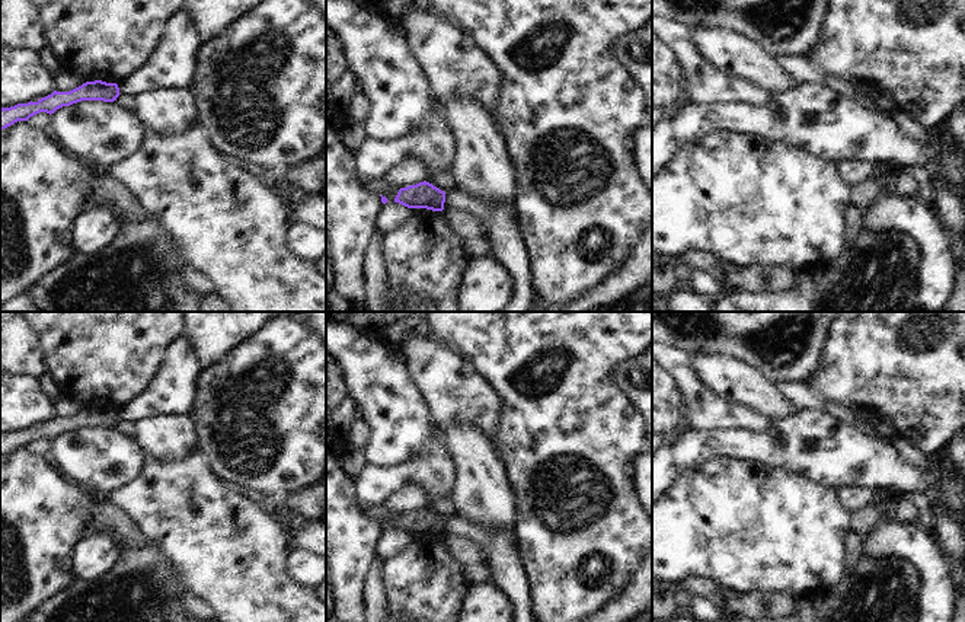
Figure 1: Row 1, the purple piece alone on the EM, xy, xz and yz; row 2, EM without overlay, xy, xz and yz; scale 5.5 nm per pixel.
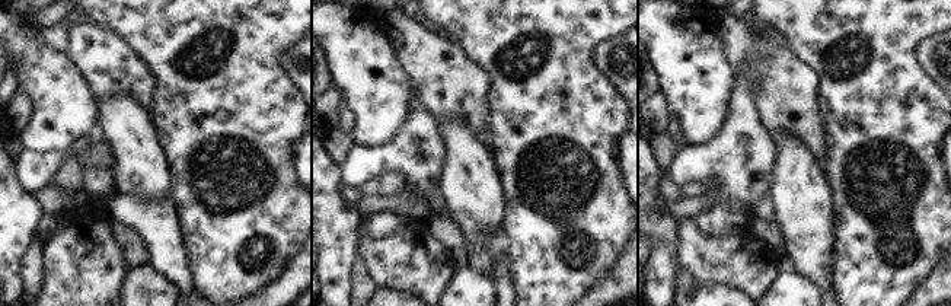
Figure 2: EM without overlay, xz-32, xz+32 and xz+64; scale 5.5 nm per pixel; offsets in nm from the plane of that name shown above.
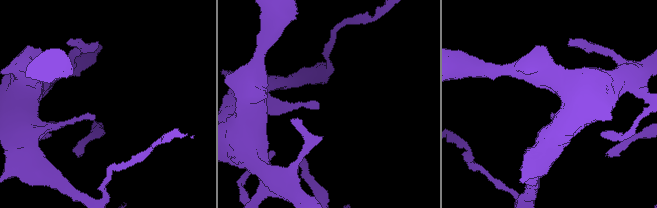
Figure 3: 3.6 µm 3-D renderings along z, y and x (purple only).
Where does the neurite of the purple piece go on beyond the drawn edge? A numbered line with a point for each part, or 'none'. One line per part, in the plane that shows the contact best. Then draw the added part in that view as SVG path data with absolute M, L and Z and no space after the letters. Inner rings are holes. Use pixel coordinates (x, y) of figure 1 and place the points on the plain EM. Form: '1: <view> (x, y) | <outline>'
none

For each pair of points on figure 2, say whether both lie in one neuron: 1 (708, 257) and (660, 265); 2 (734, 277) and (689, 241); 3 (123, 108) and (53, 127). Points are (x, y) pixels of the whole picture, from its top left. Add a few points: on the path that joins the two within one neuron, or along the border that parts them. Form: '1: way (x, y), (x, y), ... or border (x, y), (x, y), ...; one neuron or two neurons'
1: border (679, 228), (676, 232), (677, 265); two neurons
2: way (723, 265), (717, 260), (708, 260), (701, 252); one neuron
3: border (99, 104), (96, 127); two neurons

